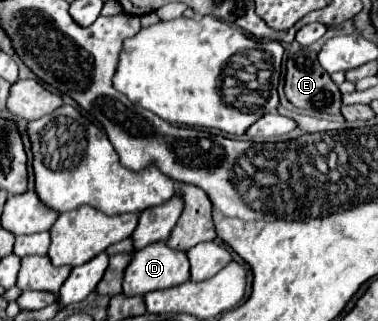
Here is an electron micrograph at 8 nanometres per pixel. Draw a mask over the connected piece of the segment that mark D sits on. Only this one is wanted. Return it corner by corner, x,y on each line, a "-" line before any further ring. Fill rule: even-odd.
156,241
138,249
124,271
124,295
144,295
148,291
176,287
190,279
186,253
170,249
166,241

